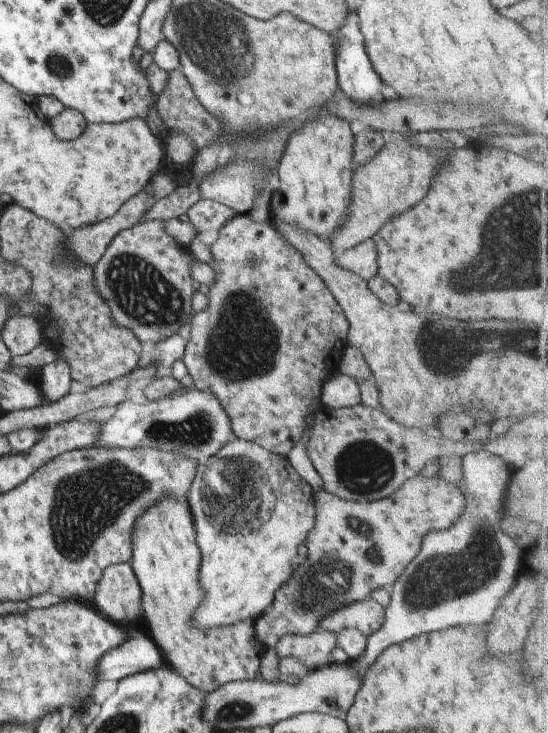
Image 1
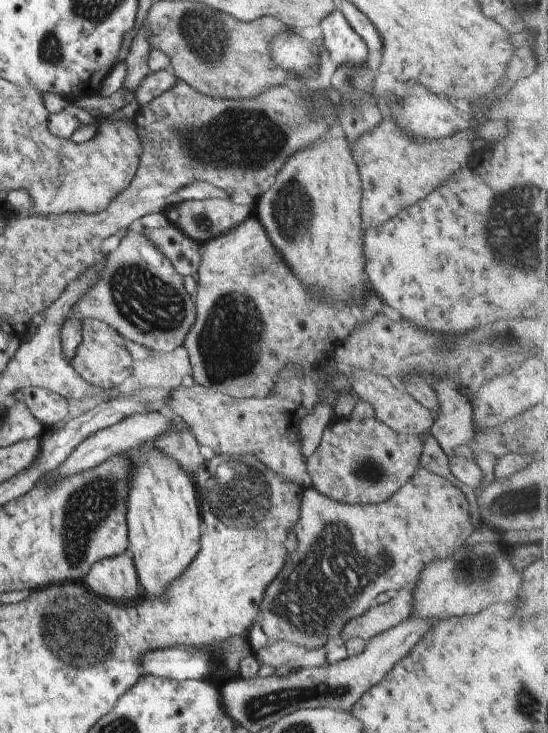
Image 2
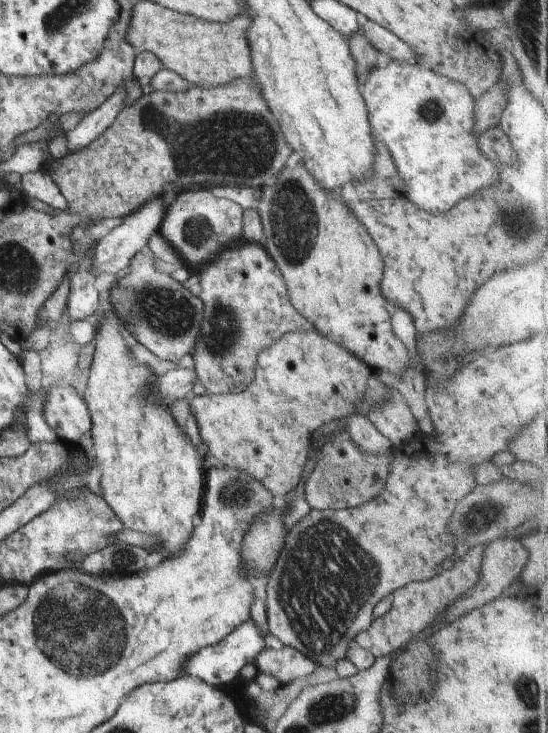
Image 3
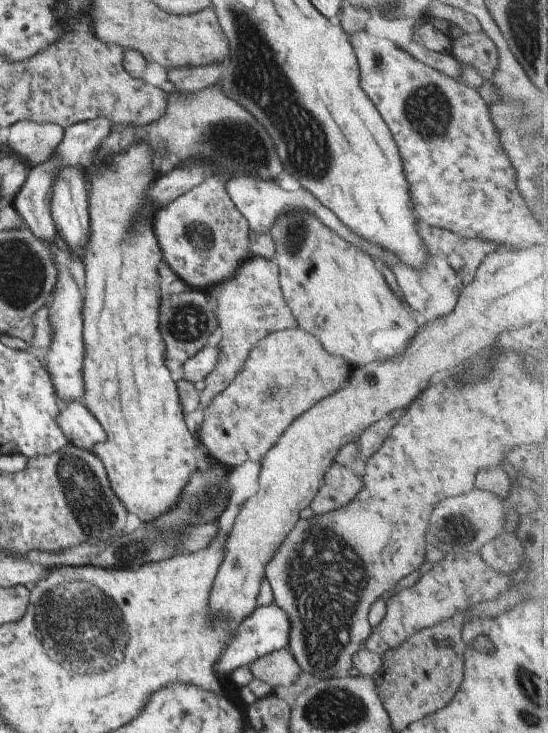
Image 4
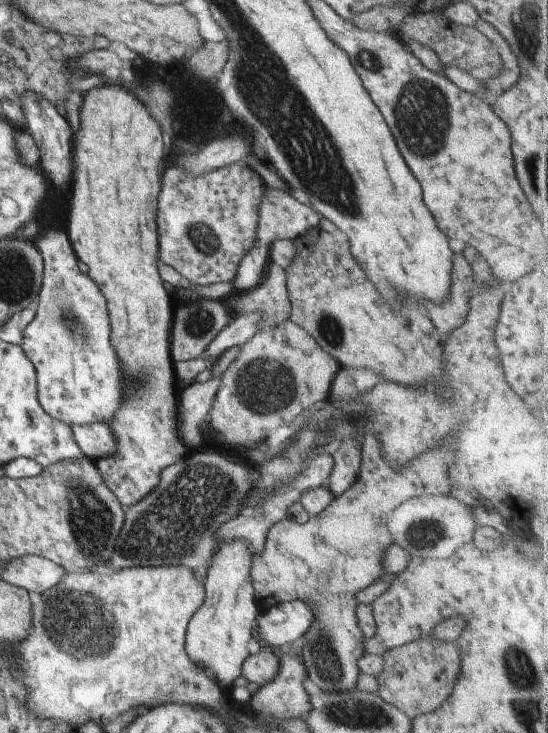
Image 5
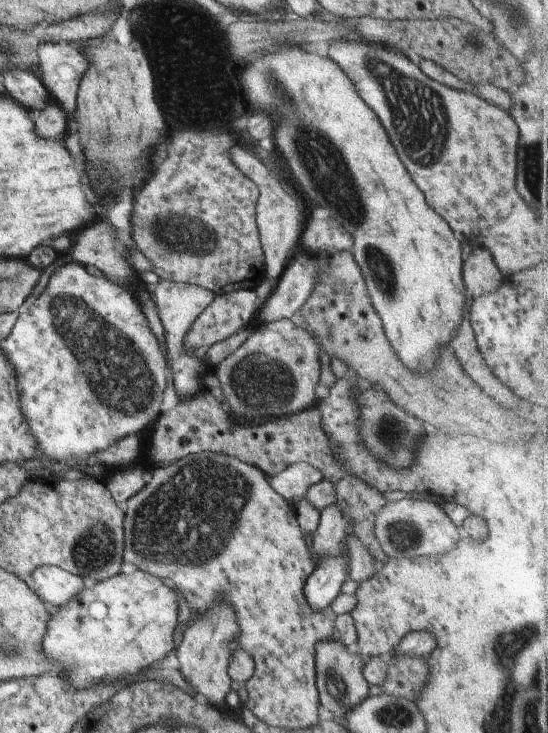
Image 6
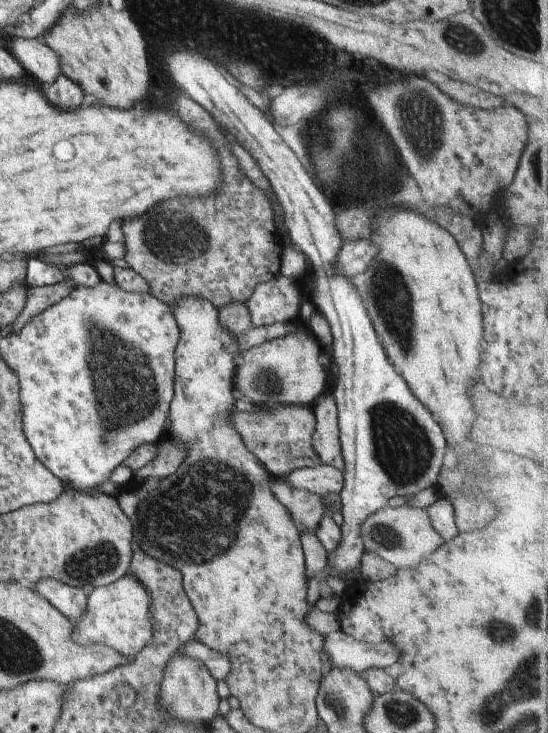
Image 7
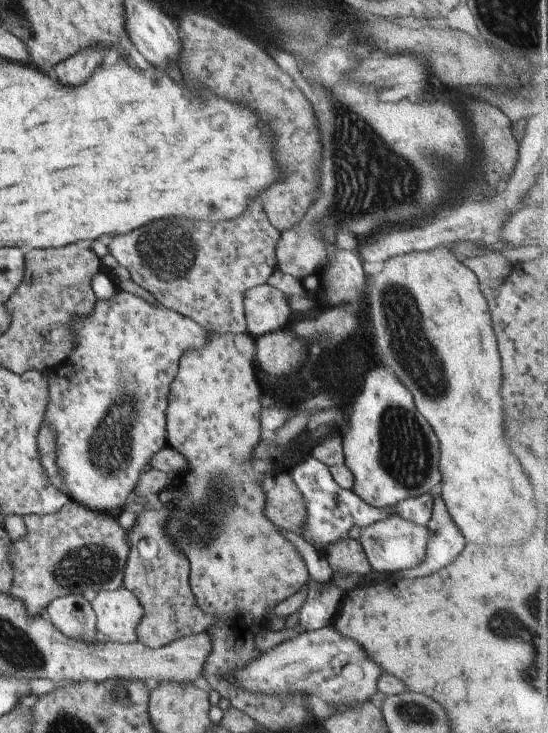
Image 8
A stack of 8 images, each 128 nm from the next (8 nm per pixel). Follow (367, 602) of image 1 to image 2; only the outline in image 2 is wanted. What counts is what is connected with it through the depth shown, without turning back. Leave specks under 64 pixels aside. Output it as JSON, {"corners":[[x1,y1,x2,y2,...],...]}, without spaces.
{"corners":[[411,588,400,589,397,598,384,604,374,603,363,615,350,619,338,637,343,641,360,637,368,642,372,637,408,620,412,609]]}

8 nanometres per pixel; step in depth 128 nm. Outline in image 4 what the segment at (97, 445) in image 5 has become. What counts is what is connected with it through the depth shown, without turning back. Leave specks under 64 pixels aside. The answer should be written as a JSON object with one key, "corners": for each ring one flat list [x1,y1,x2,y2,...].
{"corners":[[58,400,58,403,57,423,70,443,92,452,96,443,105,440,105,430,83,402]]}

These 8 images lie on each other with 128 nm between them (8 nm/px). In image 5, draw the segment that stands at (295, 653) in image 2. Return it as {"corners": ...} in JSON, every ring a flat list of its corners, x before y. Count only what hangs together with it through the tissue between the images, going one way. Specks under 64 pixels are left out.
{"corners":[[260,647,260,651,249,654,243,662,241,675,245,676,248,682,265,685,272,682,277,675,281,660,272,647]]}

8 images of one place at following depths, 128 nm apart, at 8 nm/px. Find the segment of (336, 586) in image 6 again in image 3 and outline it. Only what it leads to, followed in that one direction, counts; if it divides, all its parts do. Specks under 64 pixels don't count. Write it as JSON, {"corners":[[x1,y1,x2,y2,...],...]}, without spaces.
{"corners":[[250,618,243,625,235,628,218,644,196,651,196,656,188,656,188,660,184,660,184,664,181,666,181,672,184,675,198,677,212,686,230,684,239,675,242,666,253,663,259,652,267,647,263,638,256,630,256,626,253,626]]}

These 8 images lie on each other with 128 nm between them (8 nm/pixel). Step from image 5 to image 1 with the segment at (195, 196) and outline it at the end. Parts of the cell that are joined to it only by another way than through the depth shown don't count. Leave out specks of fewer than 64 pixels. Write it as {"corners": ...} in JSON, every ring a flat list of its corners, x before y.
{"corners":[[199,199,187,212,189,221,200,232,204,230,220,230,232,217,235,210,228,208,221,202,210,199]]}

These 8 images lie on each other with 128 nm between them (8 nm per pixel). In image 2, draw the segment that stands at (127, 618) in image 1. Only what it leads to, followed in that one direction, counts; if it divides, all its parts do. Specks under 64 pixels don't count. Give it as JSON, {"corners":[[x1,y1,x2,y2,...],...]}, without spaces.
{"corners":[[130,545,126,552,102,559,92,565,84,585,94,594,110,602,132,603,143,597]]}

